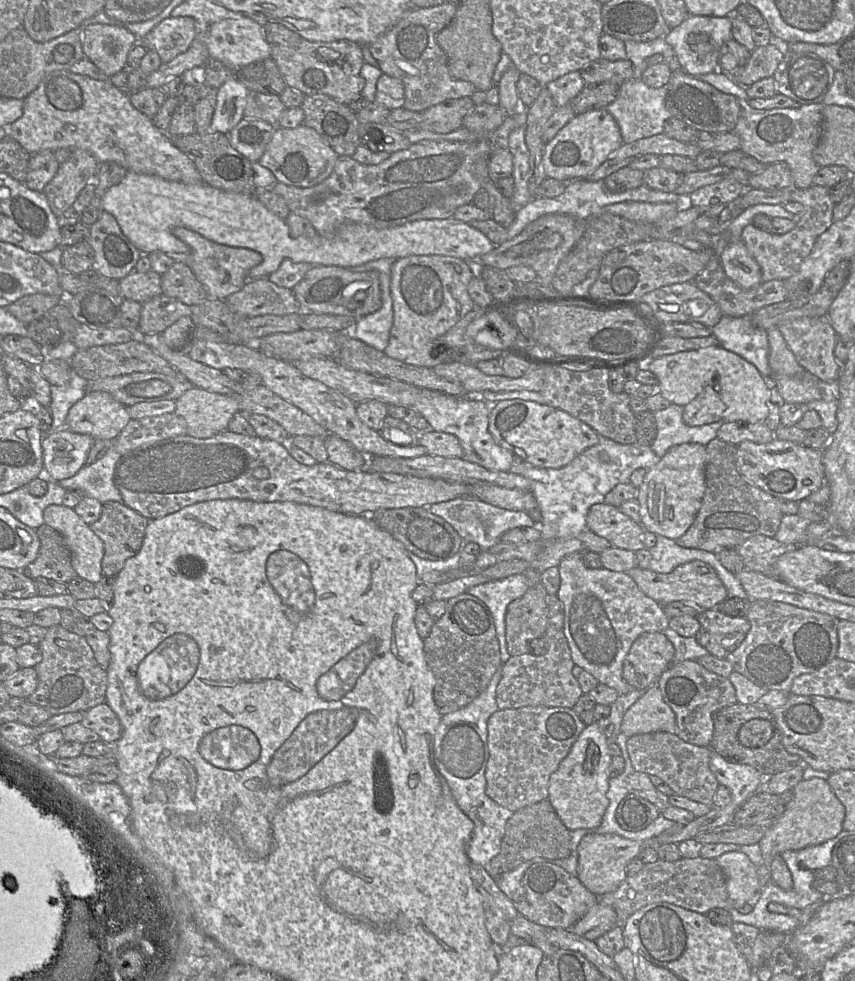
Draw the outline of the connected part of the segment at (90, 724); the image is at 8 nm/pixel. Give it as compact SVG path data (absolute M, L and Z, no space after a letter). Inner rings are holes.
M106 702L87 710L81 723L108 745L114 745L122 734L120 720Z

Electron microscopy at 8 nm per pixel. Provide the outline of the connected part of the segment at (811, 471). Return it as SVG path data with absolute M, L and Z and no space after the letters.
M778 438L764 444L742 441L736 445L736 465L745 479L778 499L801 501L825 483L822 450Z

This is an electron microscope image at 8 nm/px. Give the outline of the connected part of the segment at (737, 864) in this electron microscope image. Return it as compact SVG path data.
M739 850L730 851L715 859L725 874L727 892L733 908L740 909L755 894L761 892L758 867L746 854Z

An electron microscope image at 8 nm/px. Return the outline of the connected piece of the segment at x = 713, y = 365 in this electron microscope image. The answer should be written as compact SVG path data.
M720 345L663 355L648 360L644 365L657 377L657 390L671 404L684 407L705 387L712 386L725 404L723 421L764 423L768 415L771 380L761 375L753 364Z

